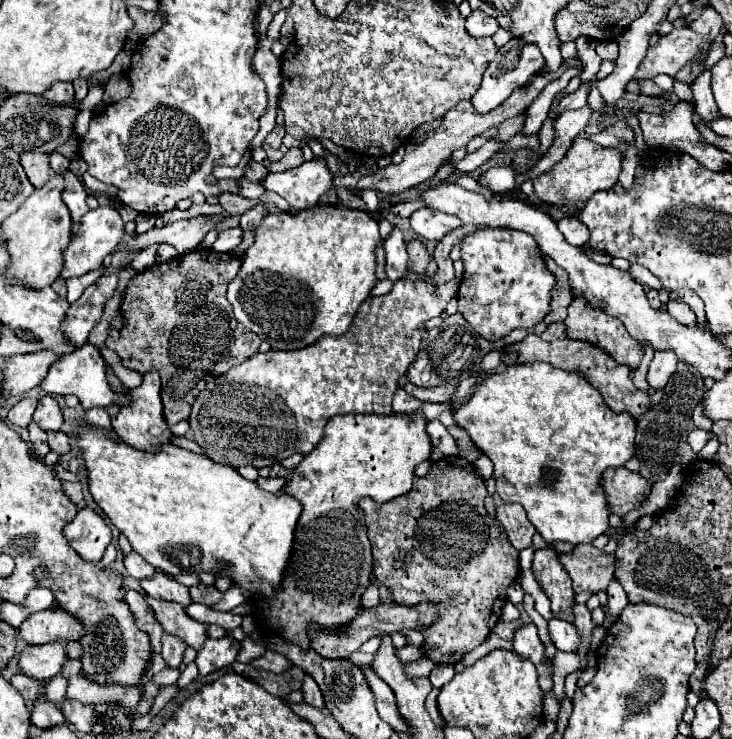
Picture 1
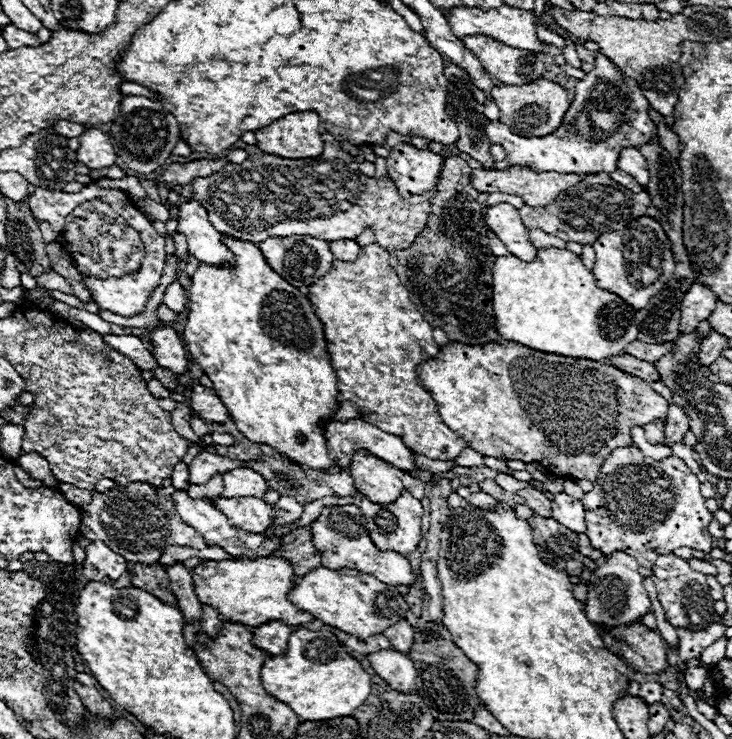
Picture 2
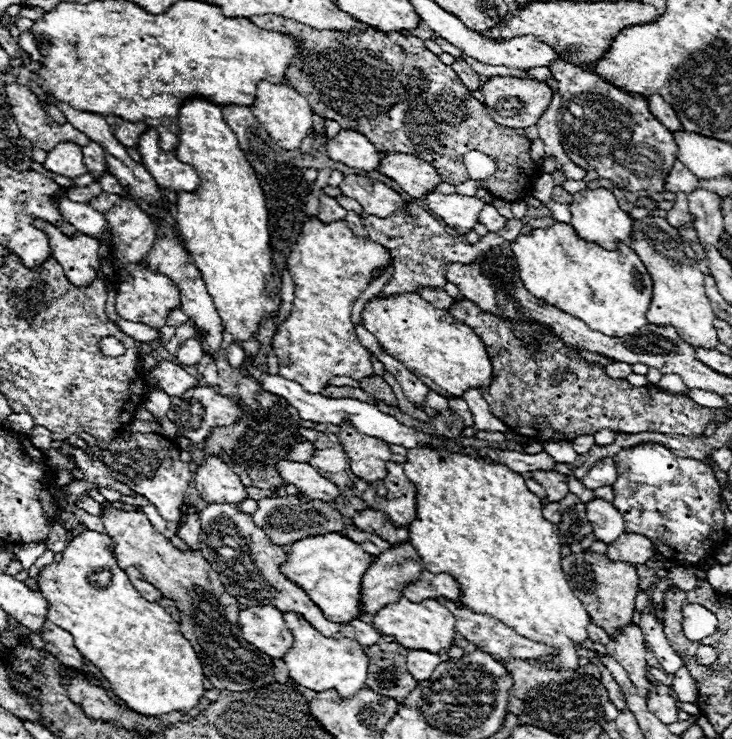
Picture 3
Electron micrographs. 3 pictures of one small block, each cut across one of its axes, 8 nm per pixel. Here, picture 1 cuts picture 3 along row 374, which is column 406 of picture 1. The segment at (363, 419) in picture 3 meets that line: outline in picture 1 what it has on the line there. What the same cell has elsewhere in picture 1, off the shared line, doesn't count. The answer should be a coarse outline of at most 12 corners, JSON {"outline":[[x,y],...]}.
{"outline":[[398,228],[384,242],[386,274],[392,282],[408,274],[408,252]]}

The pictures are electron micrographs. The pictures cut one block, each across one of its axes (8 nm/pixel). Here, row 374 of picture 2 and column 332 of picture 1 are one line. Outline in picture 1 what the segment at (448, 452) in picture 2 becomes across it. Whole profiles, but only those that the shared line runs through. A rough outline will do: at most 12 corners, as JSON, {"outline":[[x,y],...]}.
{"outline":[[394,282],[342,336],[208,382],[190,428],[222,466],[310,454],[336,414],[392,414],[458,284]]}

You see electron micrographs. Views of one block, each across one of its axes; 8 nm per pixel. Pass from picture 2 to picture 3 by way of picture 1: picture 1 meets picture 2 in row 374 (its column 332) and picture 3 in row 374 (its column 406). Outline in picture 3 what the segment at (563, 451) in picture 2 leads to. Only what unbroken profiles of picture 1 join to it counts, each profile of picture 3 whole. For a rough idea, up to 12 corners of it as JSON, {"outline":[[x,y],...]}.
{"outline":[[420,294],[370,298],[362,326],[446,398],[488,386],[476,332]]}

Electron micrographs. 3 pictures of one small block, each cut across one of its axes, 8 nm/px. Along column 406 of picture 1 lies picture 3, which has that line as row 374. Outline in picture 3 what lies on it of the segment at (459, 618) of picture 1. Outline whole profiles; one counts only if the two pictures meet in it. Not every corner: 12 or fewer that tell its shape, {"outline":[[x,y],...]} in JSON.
{"outline":[[466,298],[490,412],[534,442],[600,428],[698,438],[712,410],[632,386],[548,326]]}

